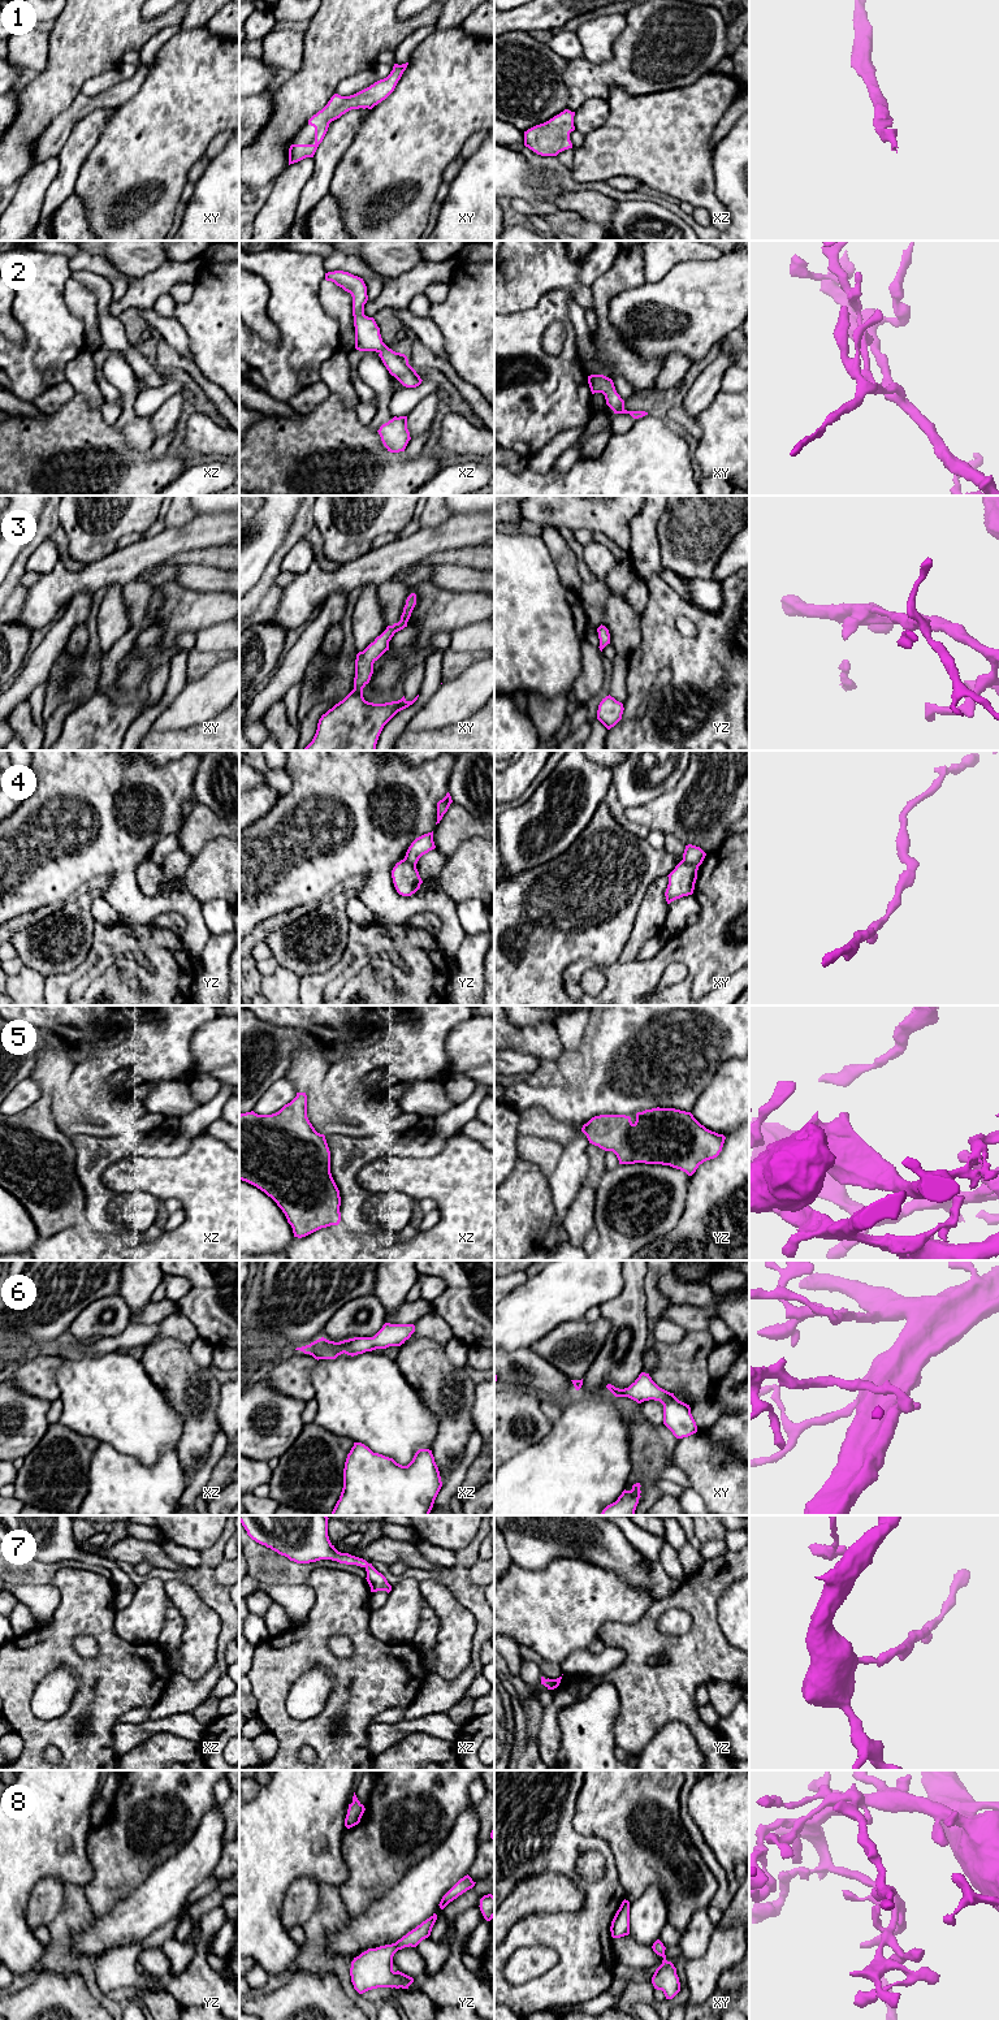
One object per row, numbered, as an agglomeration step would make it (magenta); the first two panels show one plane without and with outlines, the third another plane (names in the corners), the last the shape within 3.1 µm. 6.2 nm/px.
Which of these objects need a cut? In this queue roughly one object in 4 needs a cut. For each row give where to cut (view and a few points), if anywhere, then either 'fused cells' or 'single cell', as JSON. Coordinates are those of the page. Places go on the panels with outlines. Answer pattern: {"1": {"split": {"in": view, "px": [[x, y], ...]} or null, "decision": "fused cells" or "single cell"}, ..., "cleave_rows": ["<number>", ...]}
{"1": {"split": null, "decision": "single cell"}, "2": {"split": null, "decision": "single cell"}, "3": {"split": null, "decision": "single cell"}, "4": {"split": {"in": "xy", "px": [[682, 860], [697, 866]]}, "decision": "fused cells"}, "5": {"split": null, "decision": "single cell"}, "6": {"split": null, "decision": "single cell"}, "7": {"split": null, "decision": "single cell"}, "8": {"split": null, "decision": "single cell"}, "cleave_rows": ["4"]}

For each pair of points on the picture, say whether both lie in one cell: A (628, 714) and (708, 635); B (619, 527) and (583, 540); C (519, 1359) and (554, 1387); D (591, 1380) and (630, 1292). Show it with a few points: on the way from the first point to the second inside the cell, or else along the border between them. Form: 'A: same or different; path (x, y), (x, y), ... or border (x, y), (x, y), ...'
A: same; path (641, 690), (641, 679), (667, 653), (683, 653)
B: different; border (575, 530), (588, 530), (593, 533)
C: same; path (528, 1368), (545, 1380)
D: same; path (608, 1358), (612, 1337), (626, 1319), (626, 1314)

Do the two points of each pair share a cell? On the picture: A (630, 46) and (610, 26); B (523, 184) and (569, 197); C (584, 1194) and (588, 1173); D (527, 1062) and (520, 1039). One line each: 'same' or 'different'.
A: different
B: different
C: different
D: different

